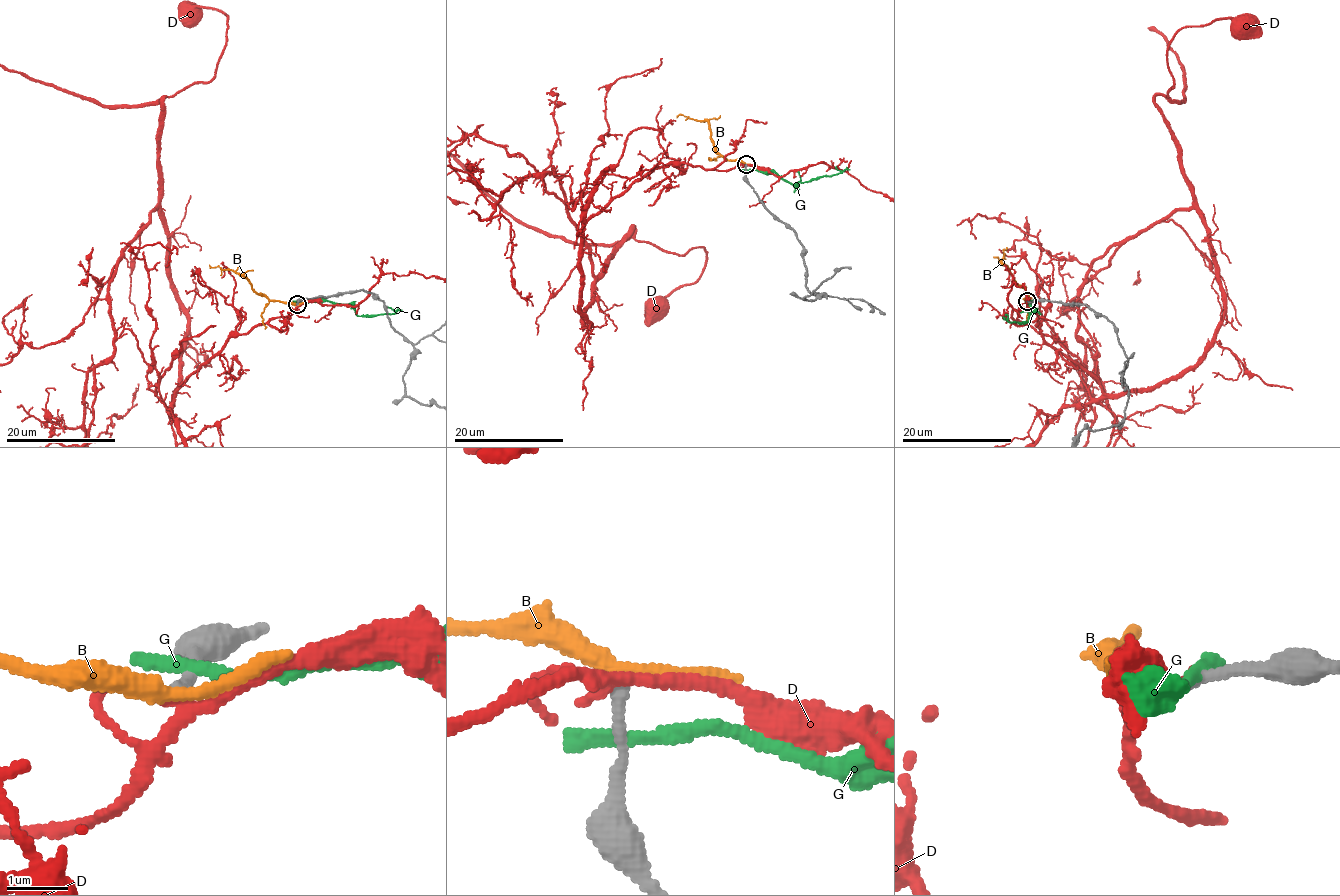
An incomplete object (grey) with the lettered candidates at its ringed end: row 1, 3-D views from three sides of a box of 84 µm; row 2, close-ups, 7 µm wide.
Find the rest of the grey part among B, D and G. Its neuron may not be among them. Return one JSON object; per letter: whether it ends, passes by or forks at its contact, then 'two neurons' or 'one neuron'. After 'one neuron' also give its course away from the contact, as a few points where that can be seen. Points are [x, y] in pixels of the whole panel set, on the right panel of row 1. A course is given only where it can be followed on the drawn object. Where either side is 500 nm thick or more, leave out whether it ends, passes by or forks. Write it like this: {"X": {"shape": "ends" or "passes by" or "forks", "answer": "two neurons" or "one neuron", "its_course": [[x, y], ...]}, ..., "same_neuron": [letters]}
{"B": {"shape": "passes by", "answer": "two neurons"}, "D": {"shape": "forks", "answer": "two neurons"}, "G": {"shape": "ends", "answer": "two neurons"}, "same_neuron": []}

